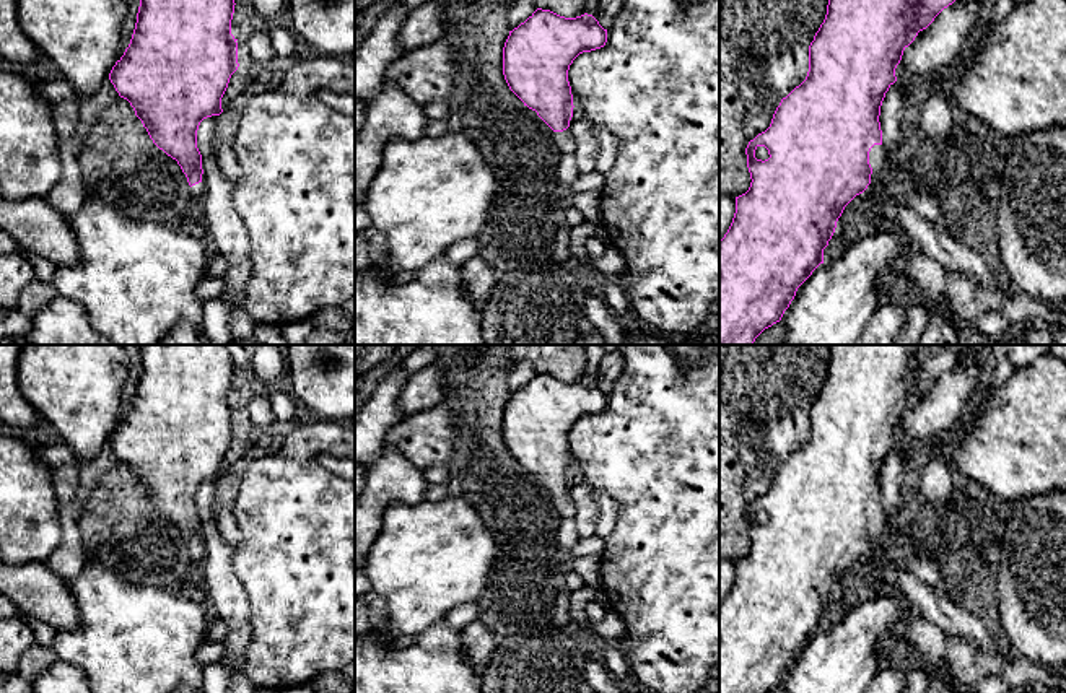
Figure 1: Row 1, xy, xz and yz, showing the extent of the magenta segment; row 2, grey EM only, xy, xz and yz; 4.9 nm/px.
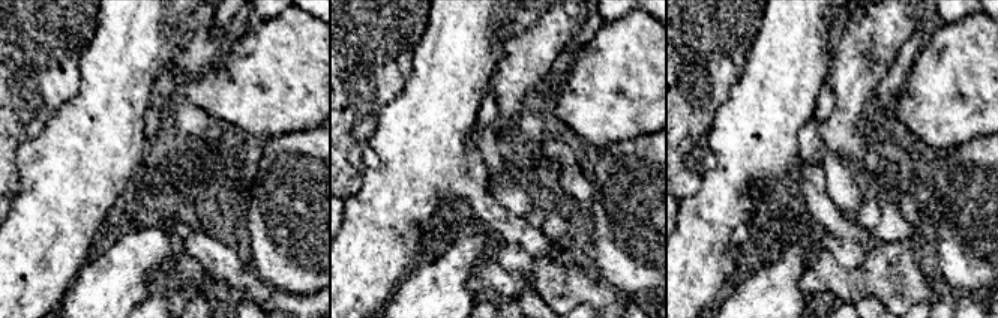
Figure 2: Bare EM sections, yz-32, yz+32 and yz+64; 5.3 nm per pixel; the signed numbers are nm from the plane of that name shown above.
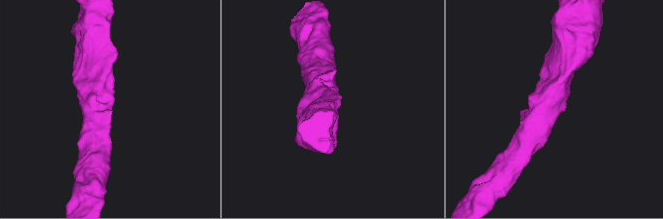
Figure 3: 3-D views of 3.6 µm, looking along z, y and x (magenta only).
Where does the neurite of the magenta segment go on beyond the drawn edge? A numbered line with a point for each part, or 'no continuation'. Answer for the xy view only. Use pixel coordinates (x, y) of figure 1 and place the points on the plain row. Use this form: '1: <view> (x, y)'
1: xy (199, 553)

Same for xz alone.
1: xz (563, 505)

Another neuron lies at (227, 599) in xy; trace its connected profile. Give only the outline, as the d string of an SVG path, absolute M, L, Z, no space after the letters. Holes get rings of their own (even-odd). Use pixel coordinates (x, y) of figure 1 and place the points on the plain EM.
M220 480L203 483L197 495L197 512L202 519L207 550L200 573L205 584L203 602L210 615L228 626L223 644L233 677L244 672L244 652L252 638L252 625L247 592L233 569L233 547L221 537L216 524L216 504L221 496Z

